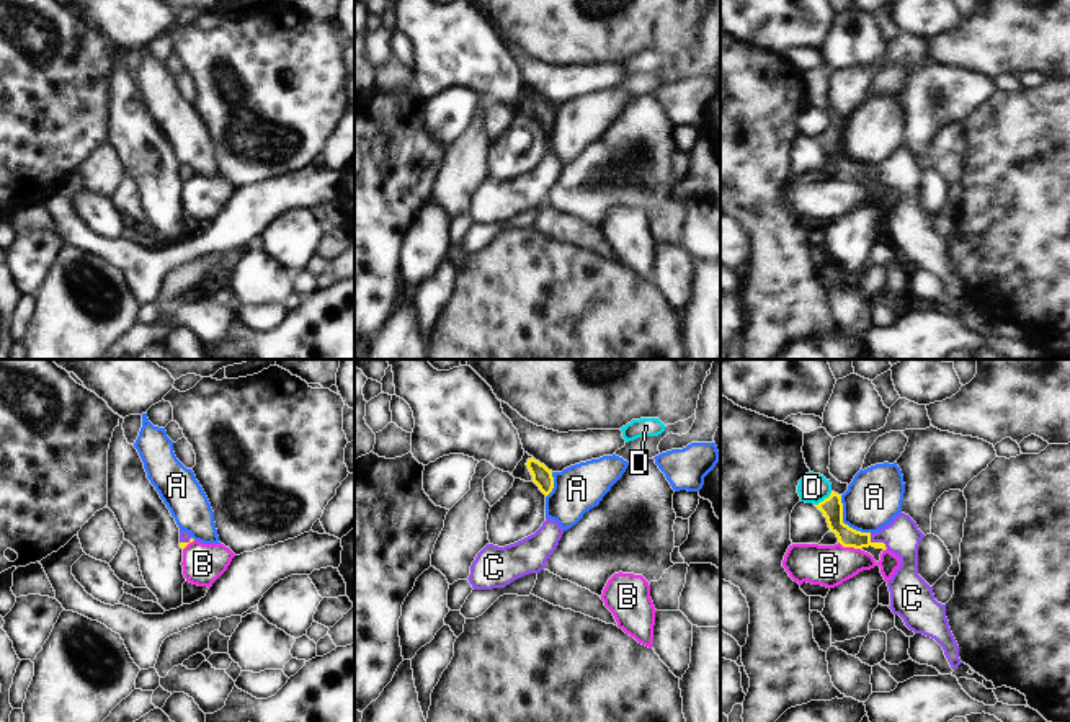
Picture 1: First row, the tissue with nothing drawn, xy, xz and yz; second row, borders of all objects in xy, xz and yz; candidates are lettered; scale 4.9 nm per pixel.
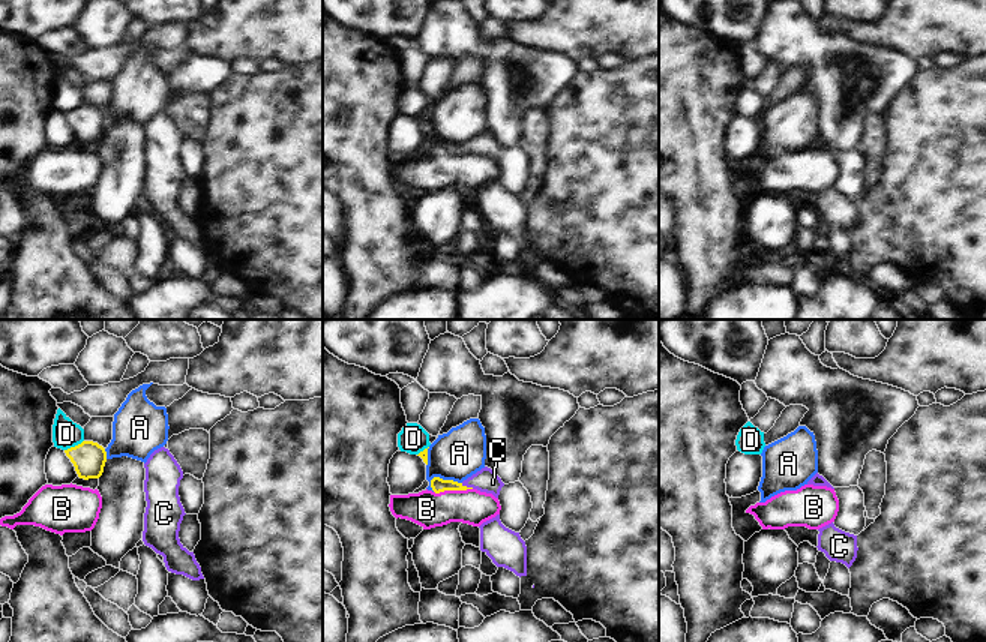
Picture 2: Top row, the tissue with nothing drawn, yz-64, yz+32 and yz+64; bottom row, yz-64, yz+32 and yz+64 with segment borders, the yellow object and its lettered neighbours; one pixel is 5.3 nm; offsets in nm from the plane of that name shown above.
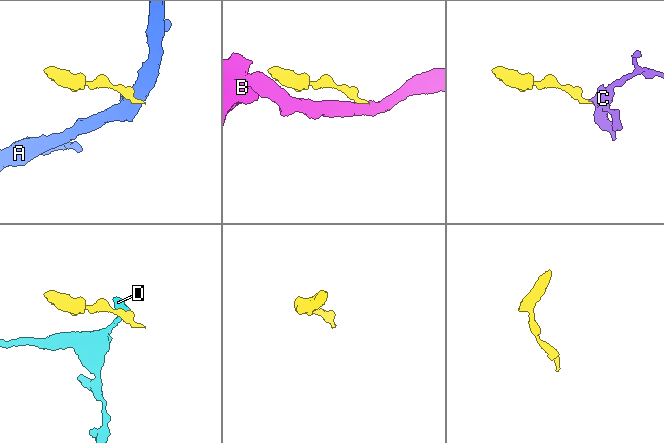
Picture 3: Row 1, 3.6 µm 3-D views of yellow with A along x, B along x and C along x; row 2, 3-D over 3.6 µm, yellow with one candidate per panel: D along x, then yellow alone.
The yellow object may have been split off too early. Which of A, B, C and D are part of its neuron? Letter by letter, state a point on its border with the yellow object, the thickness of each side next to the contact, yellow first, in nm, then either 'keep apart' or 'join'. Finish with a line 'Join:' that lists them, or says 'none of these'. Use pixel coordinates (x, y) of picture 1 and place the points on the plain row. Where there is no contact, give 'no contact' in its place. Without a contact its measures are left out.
A: meets yellow in yz at (843, 157); 110 nm thick on the yellow side, 280 nm on the other; keep apart
B: meets yellow in yz at (850, 180); 110 nm thick on the yellow side, 200 nm on the other; keep apart
C: meets yellow in yz at (878, 177); 100 nm thick on the yellow side, 180 nm on the other; join
D: meets yellow in yz at (825, 133); 110 nm thick on the yellow side, 140 nm on the other; keep apart
Join: C

